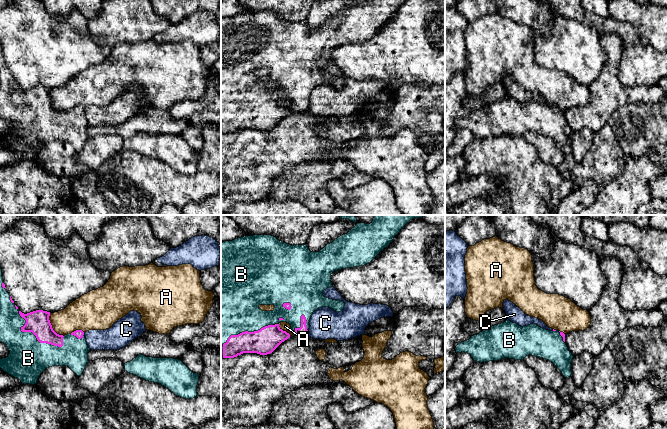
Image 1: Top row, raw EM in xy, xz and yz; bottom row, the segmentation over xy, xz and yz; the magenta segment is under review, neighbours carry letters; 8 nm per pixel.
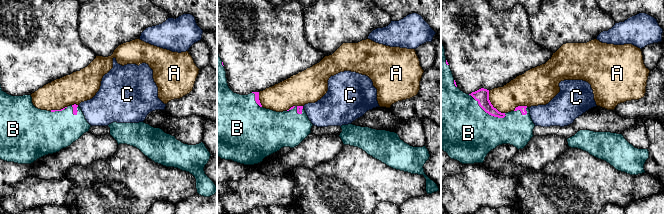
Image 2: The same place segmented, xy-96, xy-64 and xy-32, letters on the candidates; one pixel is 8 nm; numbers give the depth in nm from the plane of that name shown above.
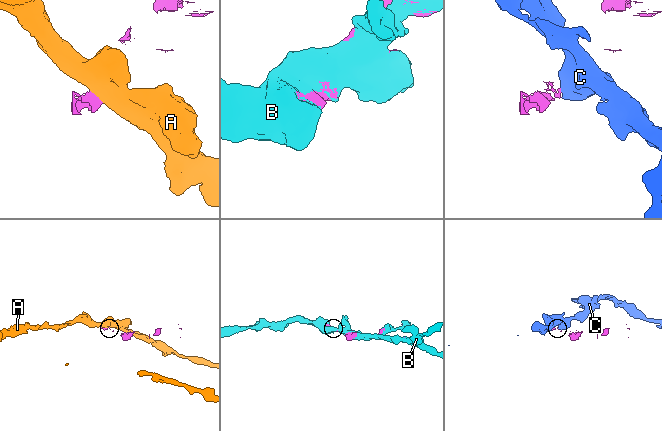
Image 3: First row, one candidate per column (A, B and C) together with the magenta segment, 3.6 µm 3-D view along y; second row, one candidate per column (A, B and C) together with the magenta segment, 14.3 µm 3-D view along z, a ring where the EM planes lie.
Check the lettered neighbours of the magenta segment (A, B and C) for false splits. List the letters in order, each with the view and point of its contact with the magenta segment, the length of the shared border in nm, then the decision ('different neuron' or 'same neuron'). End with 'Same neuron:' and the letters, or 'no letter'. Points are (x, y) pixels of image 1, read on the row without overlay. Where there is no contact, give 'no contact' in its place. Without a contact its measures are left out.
A: meets magenta in xy at (51, 102); contact 220 nm long; different neuron
B: meets magenta in xy at (33, 109); contact 460 nm long; same neuron
C: meets magenta in xz at (307, 109); contact 30 nm long; different neuron
Same neuron: B

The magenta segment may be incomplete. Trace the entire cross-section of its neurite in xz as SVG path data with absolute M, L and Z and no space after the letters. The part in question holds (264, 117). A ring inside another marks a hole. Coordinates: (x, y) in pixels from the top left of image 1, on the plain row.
M356 0L354 4L349 6L345 11L335 15L332 19L327 20L319 28L311 28L307 21L290 21L279 17L271 11L253 11L237 14L232 17L221 18L221 134L234 134L243 129L257 129L267 131L272 129L282 118L290 113L290 110L283 107L279 103L280 98L287 98L291 101L291 107L294 111L306 112L310 104L309 98L314 87L321 83L329 83L336 88L341 88L344 85L345 79L340 76L333 76L323 72L323 68L330 63L333 63L331 58L331 50L334 47L364 42L370 39L384 24L386 24L400 8L406 0ZM260 81L274 81L273 87L262 87Z

